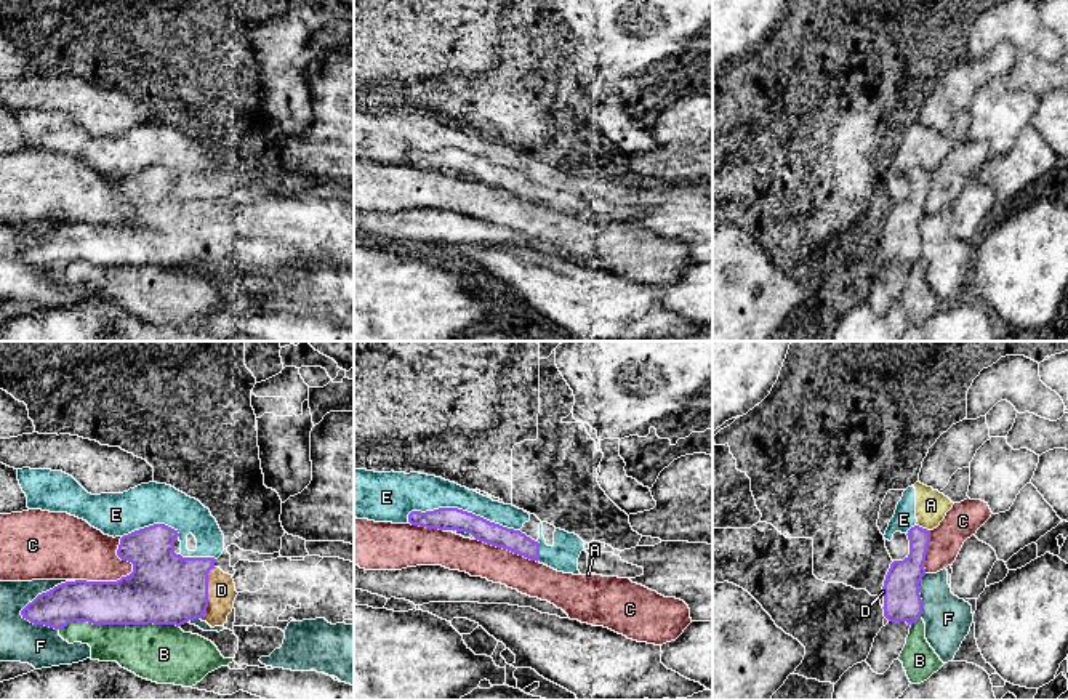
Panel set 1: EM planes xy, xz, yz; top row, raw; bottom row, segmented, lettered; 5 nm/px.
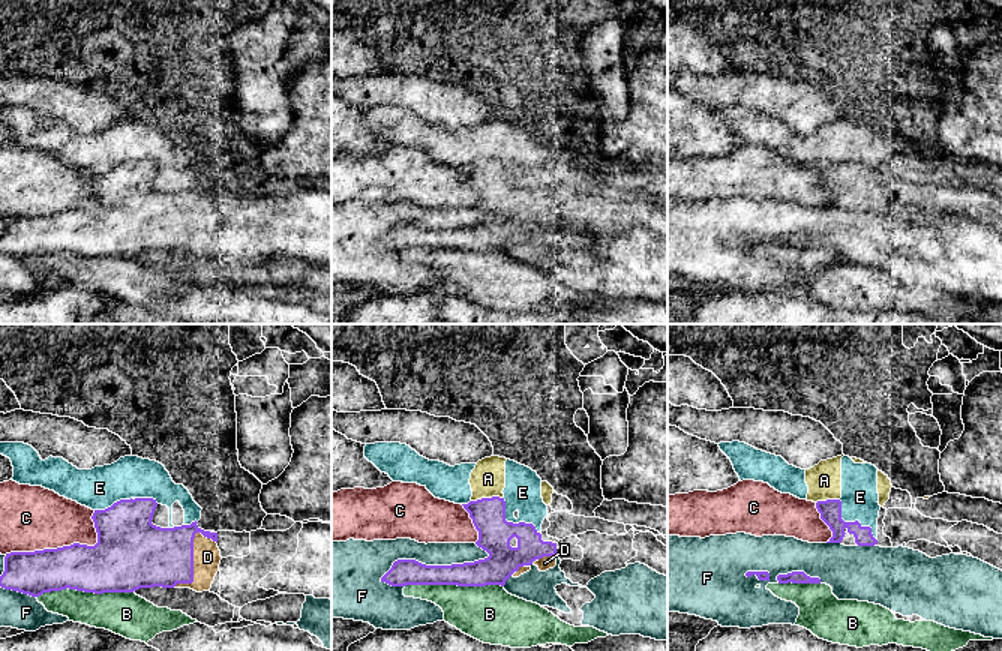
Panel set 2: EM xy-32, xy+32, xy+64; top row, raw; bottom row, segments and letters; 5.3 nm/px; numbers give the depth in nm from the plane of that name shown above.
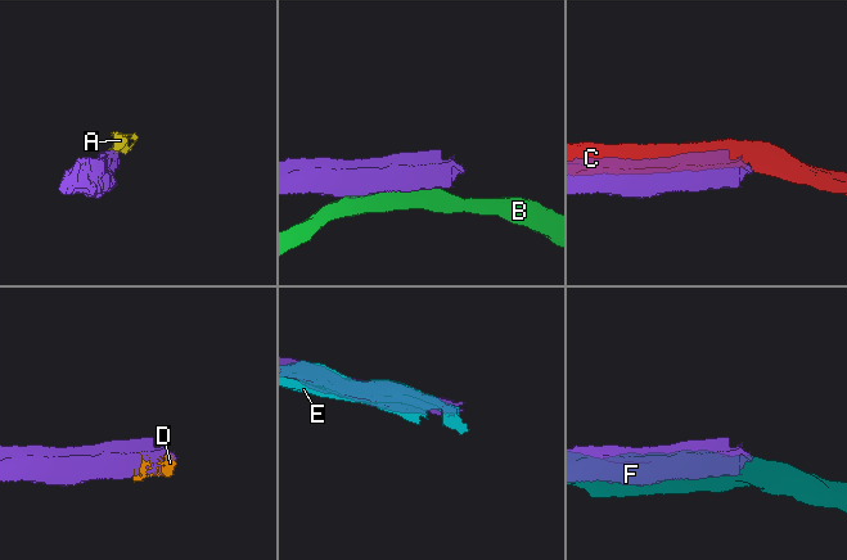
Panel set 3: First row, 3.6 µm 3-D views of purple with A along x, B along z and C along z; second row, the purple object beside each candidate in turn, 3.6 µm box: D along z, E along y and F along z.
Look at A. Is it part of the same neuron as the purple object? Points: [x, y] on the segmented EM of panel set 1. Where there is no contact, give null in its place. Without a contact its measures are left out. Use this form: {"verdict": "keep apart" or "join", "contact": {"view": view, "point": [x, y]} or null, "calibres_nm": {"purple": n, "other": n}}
{"verdict": "keep apart", "contact": {"view": "yz", "point": [921, 527]}, "calibres_nm": {"purple": 150, "other": 160}}

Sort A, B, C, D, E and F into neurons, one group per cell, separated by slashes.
A E / B / C / D / F

